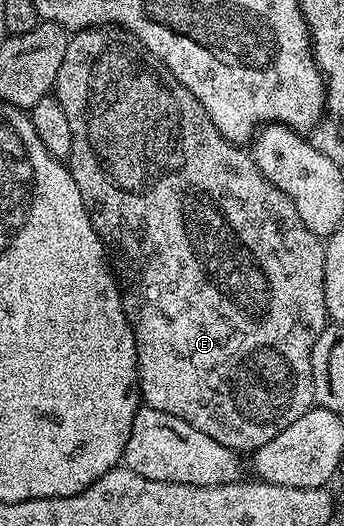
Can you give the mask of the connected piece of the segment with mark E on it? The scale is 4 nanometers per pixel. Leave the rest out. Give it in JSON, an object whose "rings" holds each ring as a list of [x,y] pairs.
{"rings":[[[107,24],[104,26],[90,26],[87,30],[71,33],[66,43],[64,64],[60,64],[60,72],[54,81],[52,94],[53,97],[58,99],[60,108],[64,108],[64,116],[68,116],[68,128],[72,128],[72,152],[68,159],[70,175],[72,180],[76,180],[76,188],[80,188],[80,196],[84,200],[84,208],[92,220],[92,228],[96,228],[96,232],[102,237],[103,246],[112,255],[112,269],[122,291],[122,307],[136,340],[138,389],[141,401],[160,412],[168,412],[180,420],[192,424],[192,428],[200,428],[200,432],[204,432],[204,436],[212,436],[212,440],[216,440],[228,448],[239,452],[259,450],[261,446],[268,444],[268,440],[272,440],[272,436],[280,436],[280,432],[284,432],[284,428],[288,428],[288,424],[293,424],[294,421],[300,420],[300,416],[304,416],[304,412],[308,412],[315,405],[314,385],[312,384],[312,348],[316,344],[320,332],[328,324],[326,301],[324,300],[325,241],[307,228],[304,220],[300,218],[300,212],[296,210],[296,204],[280,188],[276,188],[276,184],[272,184],[272,180],[268,180],[264,176],[264,172],[260,172],[260,168],[254,163],[253,153],[249,149],[243,148],[237,142],[228,141],[220,132],[220,128],[216,128],[216,124],[212,124],[212,120],[208,116],[208,112],[204,112],[200,100],[184,84],[180,84],[180,80],[176,80],[176,76],[172,76],[170,69],[161,60],[156,56],[152,56],[152,52],[148,52],[148,48],[144,48],[144,44],[135,34],[128,32],[124,27]]]}

